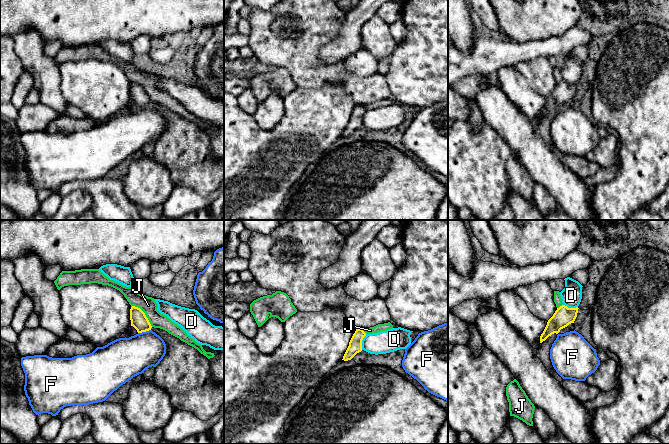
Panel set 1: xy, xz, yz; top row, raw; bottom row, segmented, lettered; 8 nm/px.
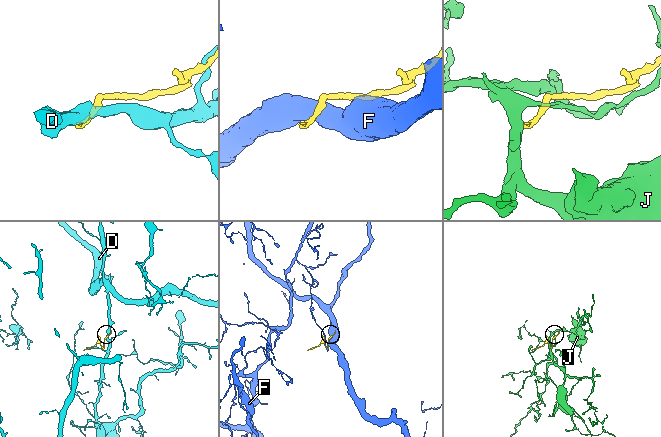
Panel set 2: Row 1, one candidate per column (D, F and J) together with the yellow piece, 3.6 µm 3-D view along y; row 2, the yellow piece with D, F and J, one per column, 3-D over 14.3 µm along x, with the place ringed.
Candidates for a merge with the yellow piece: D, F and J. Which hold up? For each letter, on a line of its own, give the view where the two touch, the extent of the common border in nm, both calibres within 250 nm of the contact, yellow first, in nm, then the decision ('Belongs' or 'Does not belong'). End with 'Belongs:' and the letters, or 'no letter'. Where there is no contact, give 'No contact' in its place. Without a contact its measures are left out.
D: Touches yellow in xz. Shared border 130 nm. Thickness 110 nm (yellow) against 180 nm. Does not belong
F: Touches yellow in xy. Shared border 110 nm. Thickness 140 nm (yellow) against 320 nm. Belongs
J: Touches yellow in xy. Shared border 240 nm. Thickness 140 nm (yellow) against 140 nm. Does not belong
Belongs: F

